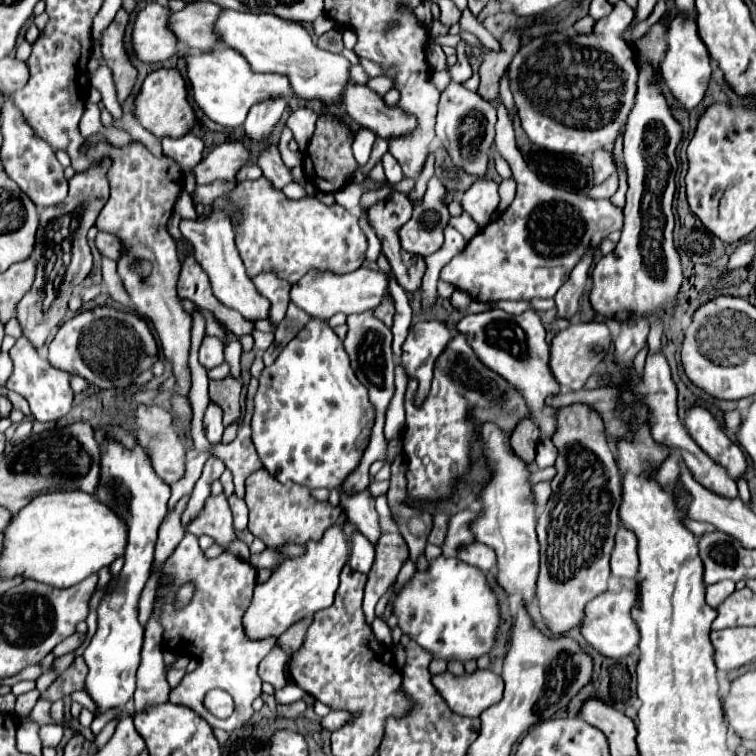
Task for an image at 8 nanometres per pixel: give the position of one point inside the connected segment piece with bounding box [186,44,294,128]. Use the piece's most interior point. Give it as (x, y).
(223, 84)

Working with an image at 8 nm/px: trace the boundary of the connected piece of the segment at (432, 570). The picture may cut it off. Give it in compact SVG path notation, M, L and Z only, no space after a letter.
M438 556L430 562L428 572L416 572L406 586L398 592L394 604L398 626L422 648L430 650L434 658L458 658L466 662L488 654L496 628L498 628L498 602L486 584L484 574L478 568L460 564L456 558Z

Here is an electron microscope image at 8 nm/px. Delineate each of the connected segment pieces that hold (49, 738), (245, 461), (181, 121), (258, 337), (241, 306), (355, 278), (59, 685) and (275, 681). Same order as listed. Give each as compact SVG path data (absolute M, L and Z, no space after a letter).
M54 724L42 726L42 728L40 728L40 740L42 740L42 746L58 746L58 742L62 740L62 732L64 732L64 728L54 726Z
M240 424L238 428L238 436L230 442L230 444L218 444L214 450L214 454L218 454L226 468L232 470L234 476L234 490L240 498L244 498L244 490L246 490L246 478L252 472L258 472L262 468L262 462L256 454L254 442L252 442L252 430L246 424Z
M160 68L146 76L140 94L136 96L136 120L154 136L184 136L196 122L194 108L188 102L186 82L178 68Z
M256 329L252 332L252 337L254 338L254 347L260 351L267 350L274 341L274 333L264 333Z
M212 212L204 220L198 220L196 230L184 230L182 236L194 246L196 260L200 262L204 272L210 276L212 292L216 292L216 298L222 304L238 310L248 320L268 318L268 300L264 300L256 292L256 288L252 288L252 280L246 274L244 264L238 256L236 244L234 244L234 230L228 224L228 220L224 220L224 216L220 216L220 212Z
M358 268L344 276L336 276L330 272L326 272L326 274L310 272L298 284L294 284L292 292L290 292L290 298L298 308L308 312L310 316L324 318L324 320L330 320L338 312L362 314L362 312L374 310L388 296L390 296L390 276L386 276L384 272L370 270L370 268Z
M82 656L74 658L74 662L62 674L58 674L58 678L48 686L48 690L44 690L40 694L40 698L56 702L56 700L60 700L64 696L70 696L76 690L82 690L86 674L88 674L88 668L86 668L84 658Z
M272 648L270 654L258 664L258 676L272 684L276 690L286 684L286 668L288 668L290 656L284 654L280 648Z

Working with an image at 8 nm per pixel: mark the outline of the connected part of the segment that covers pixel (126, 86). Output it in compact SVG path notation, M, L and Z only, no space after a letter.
M122 8L114 22L104 30L102 36L102 56L106 66L112 70L114 74L114 82L116 82L116 94L118 94L118 102L124 104L126 98L132 94L134 84L138 80L138 70L130 60L130 54L126 50L124 44L124 32L128 26L128 12Z

